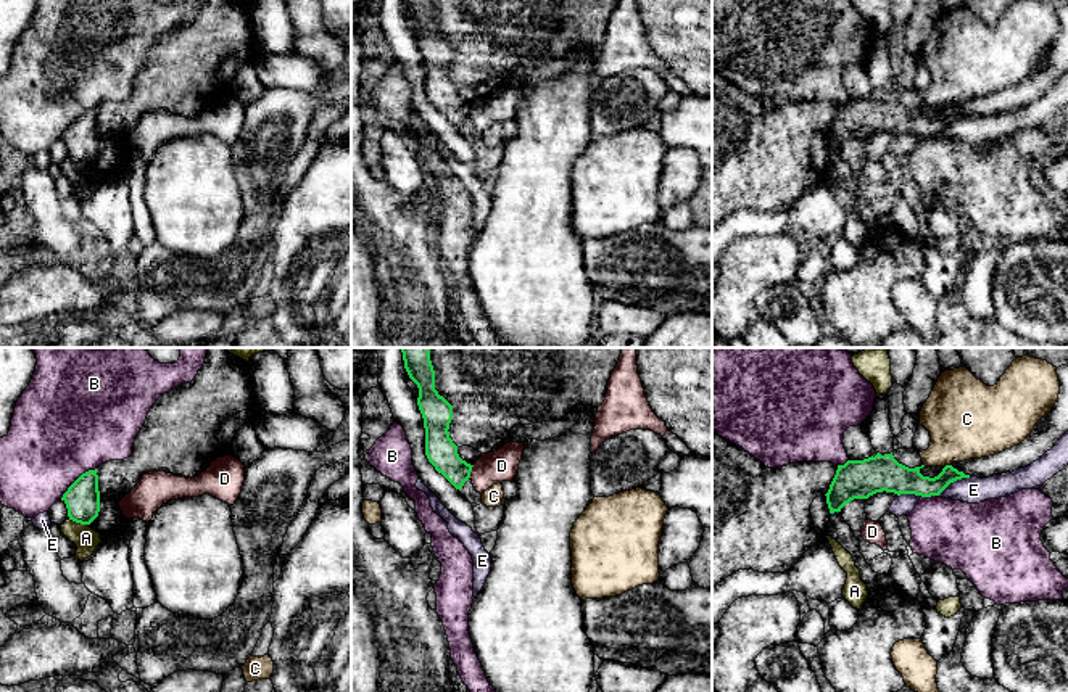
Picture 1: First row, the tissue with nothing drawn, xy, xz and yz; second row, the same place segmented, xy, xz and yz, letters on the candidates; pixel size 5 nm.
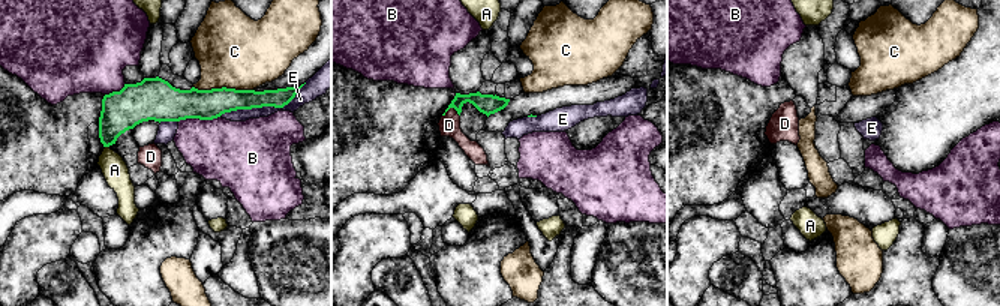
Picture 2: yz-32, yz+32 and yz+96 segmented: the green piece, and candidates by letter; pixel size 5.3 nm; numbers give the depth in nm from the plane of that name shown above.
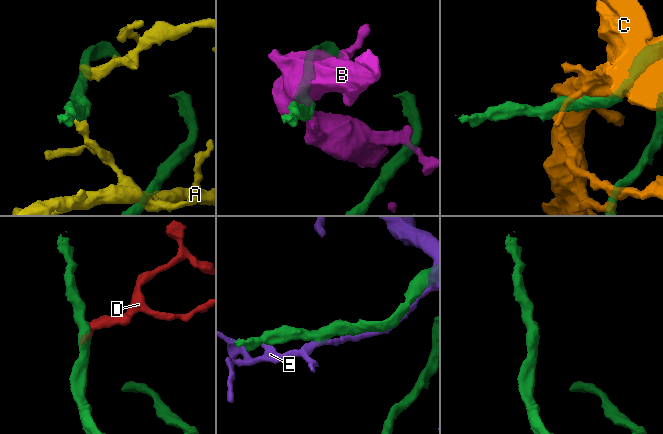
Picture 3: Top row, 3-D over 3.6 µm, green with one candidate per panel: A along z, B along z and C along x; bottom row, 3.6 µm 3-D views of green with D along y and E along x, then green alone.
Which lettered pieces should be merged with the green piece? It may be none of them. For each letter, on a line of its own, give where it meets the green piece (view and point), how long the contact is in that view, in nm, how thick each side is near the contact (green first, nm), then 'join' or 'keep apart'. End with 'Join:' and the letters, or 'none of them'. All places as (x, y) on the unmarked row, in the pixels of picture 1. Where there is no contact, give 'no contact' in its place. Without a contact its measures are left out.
A: meets green in xy at (78, 161); contact 110 nm long; 180 nm thick on the green side, 120 nm on the other; keep apart
B: meets green in xy at (76, 119); contact 240 nm long; 180 nm thick on the green side, 460 nm on the other; keep apart
C: meets green in yz at (947, 105); contact 30 nm long; 140 nm thick on the green side, 380 nm on the other; keep apart
D: meets green in xz at (471, 110); contact 70 nm long; 160 nm thick on the green side, 160 nm on the other; keep apart
E: meets green in yz at (954, 119); contact 190 nm long; 140 nm thick on the green side, 140 nm on the other; keep apart
Join: none of them

